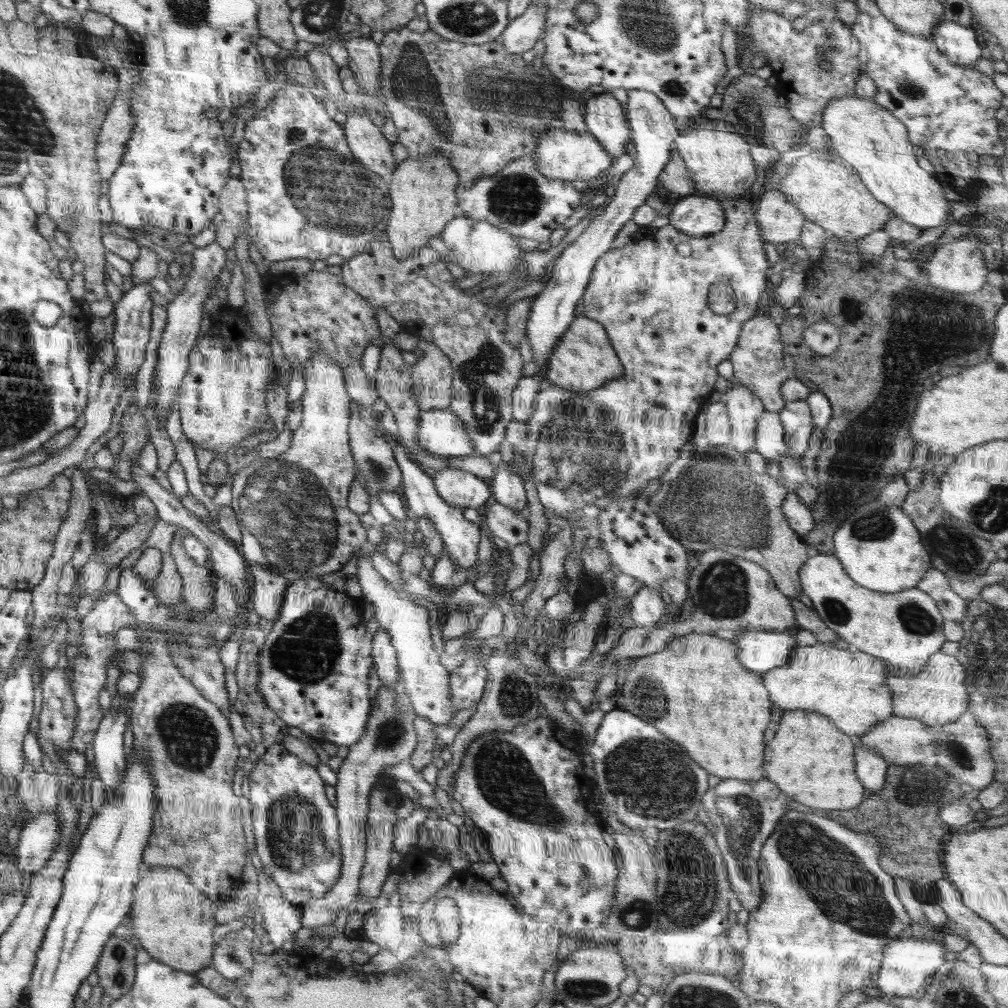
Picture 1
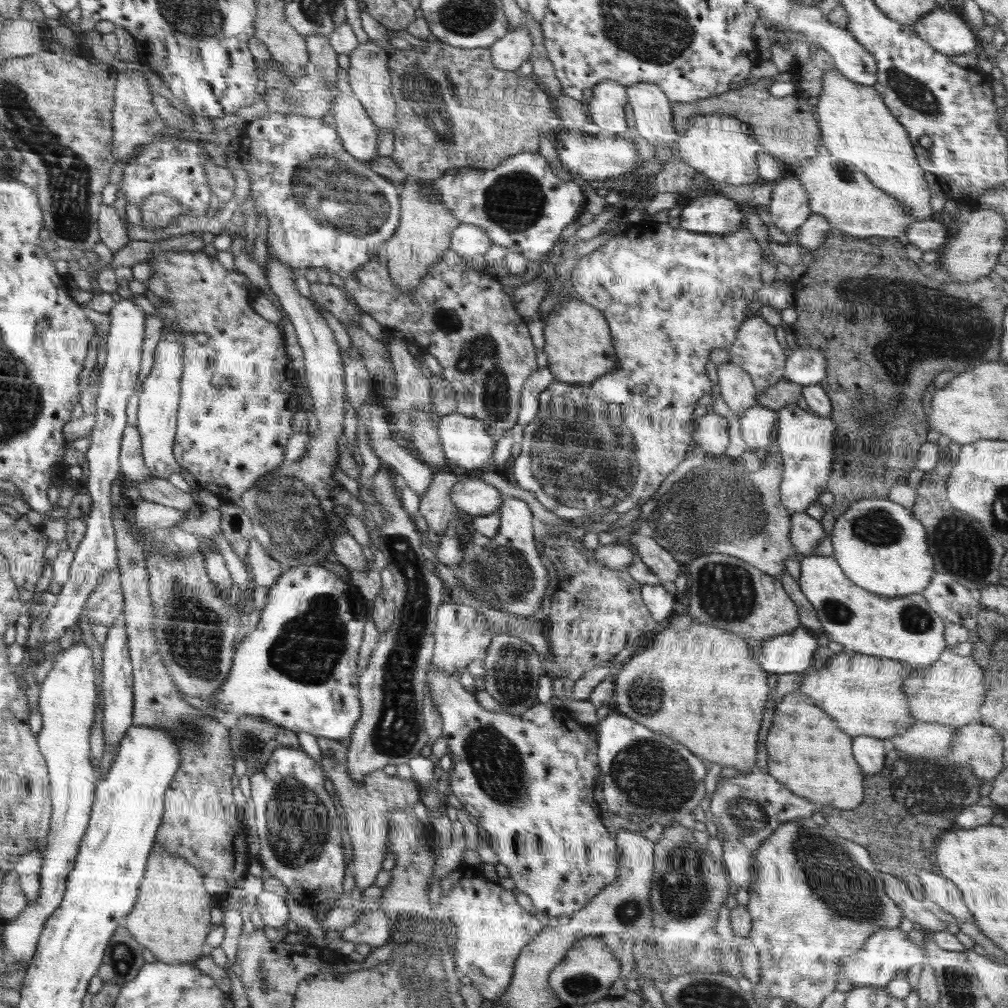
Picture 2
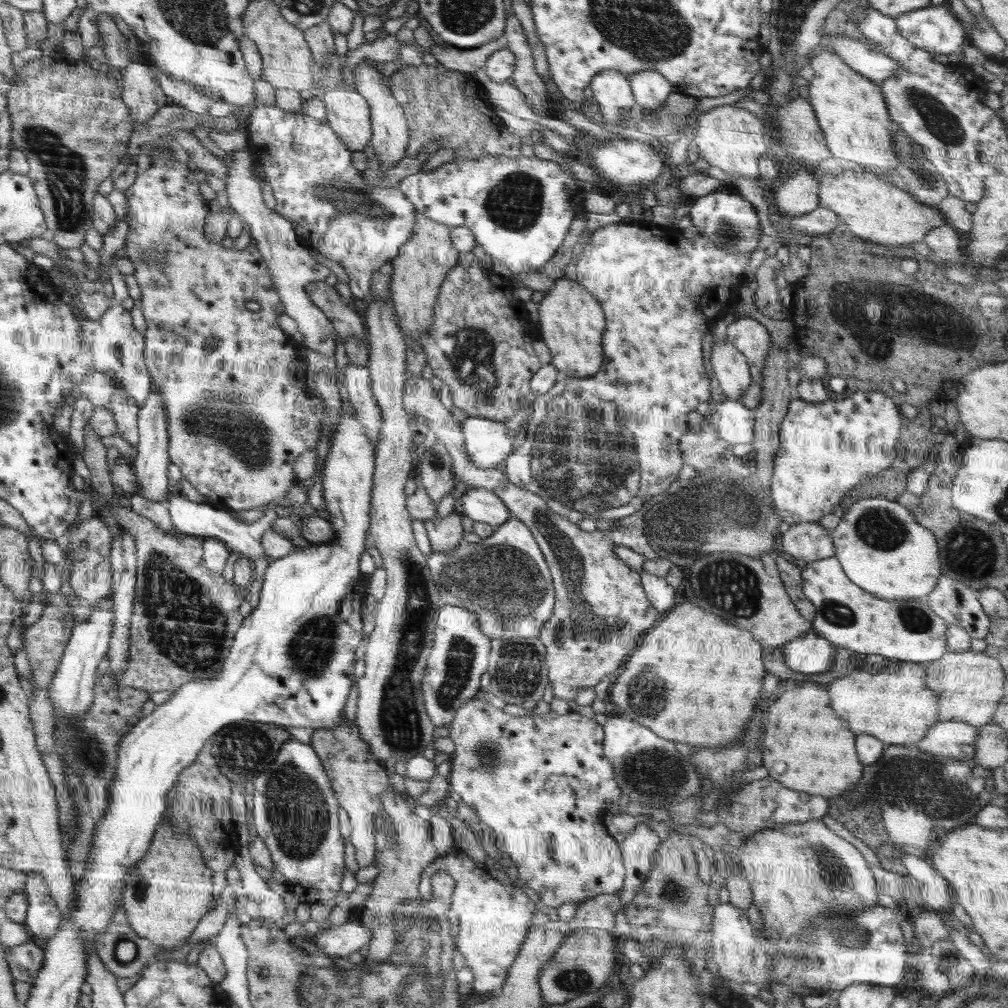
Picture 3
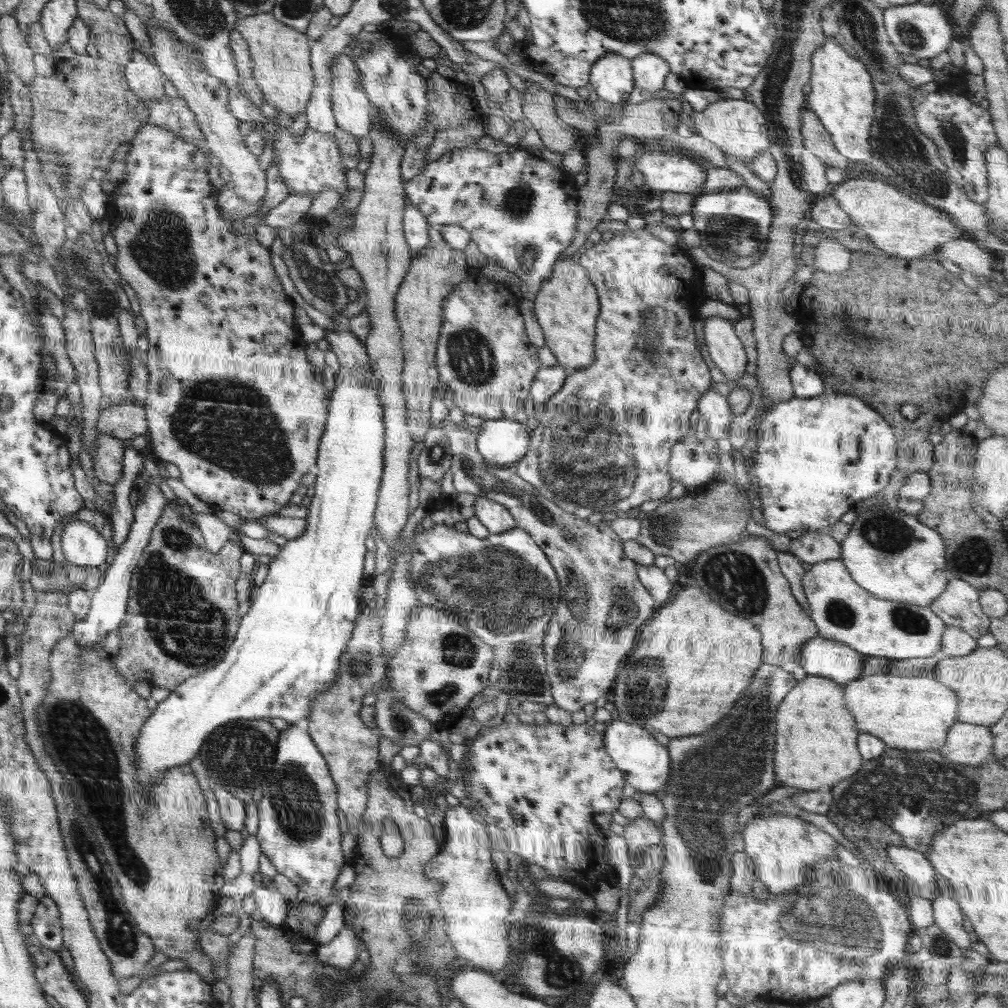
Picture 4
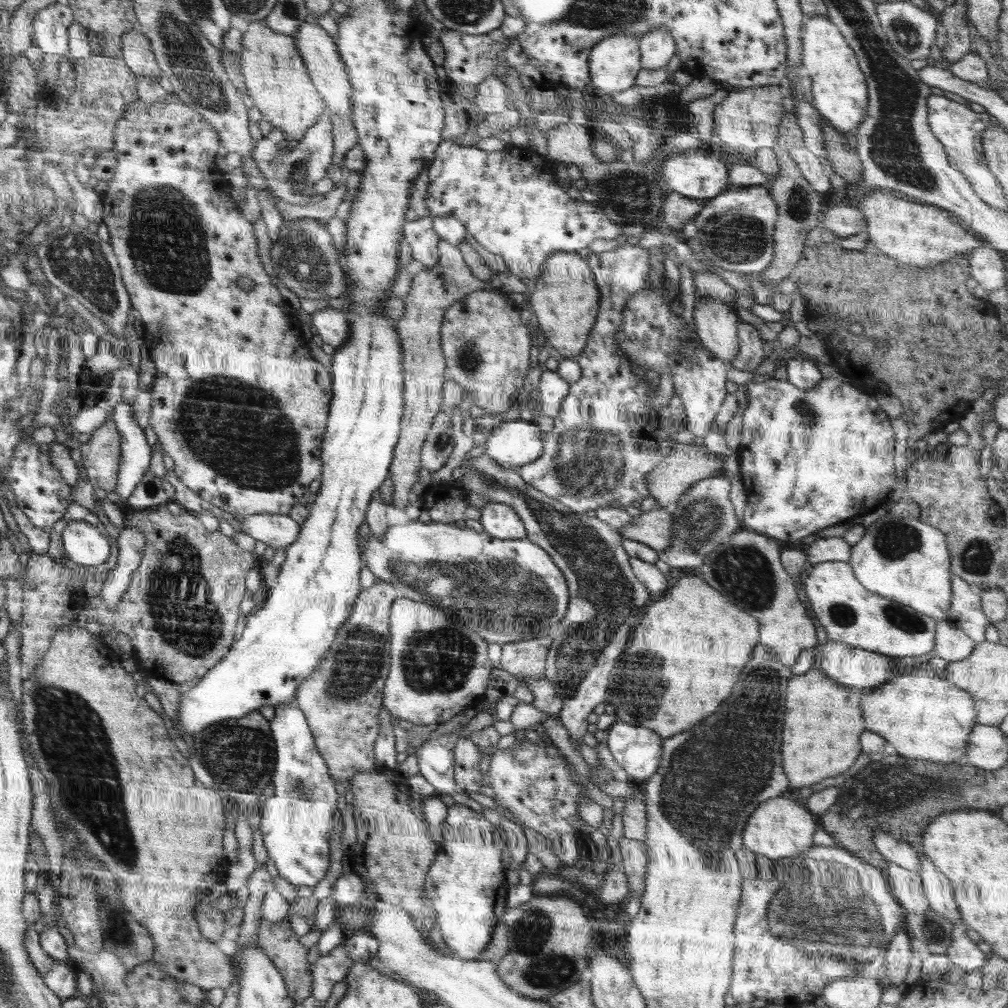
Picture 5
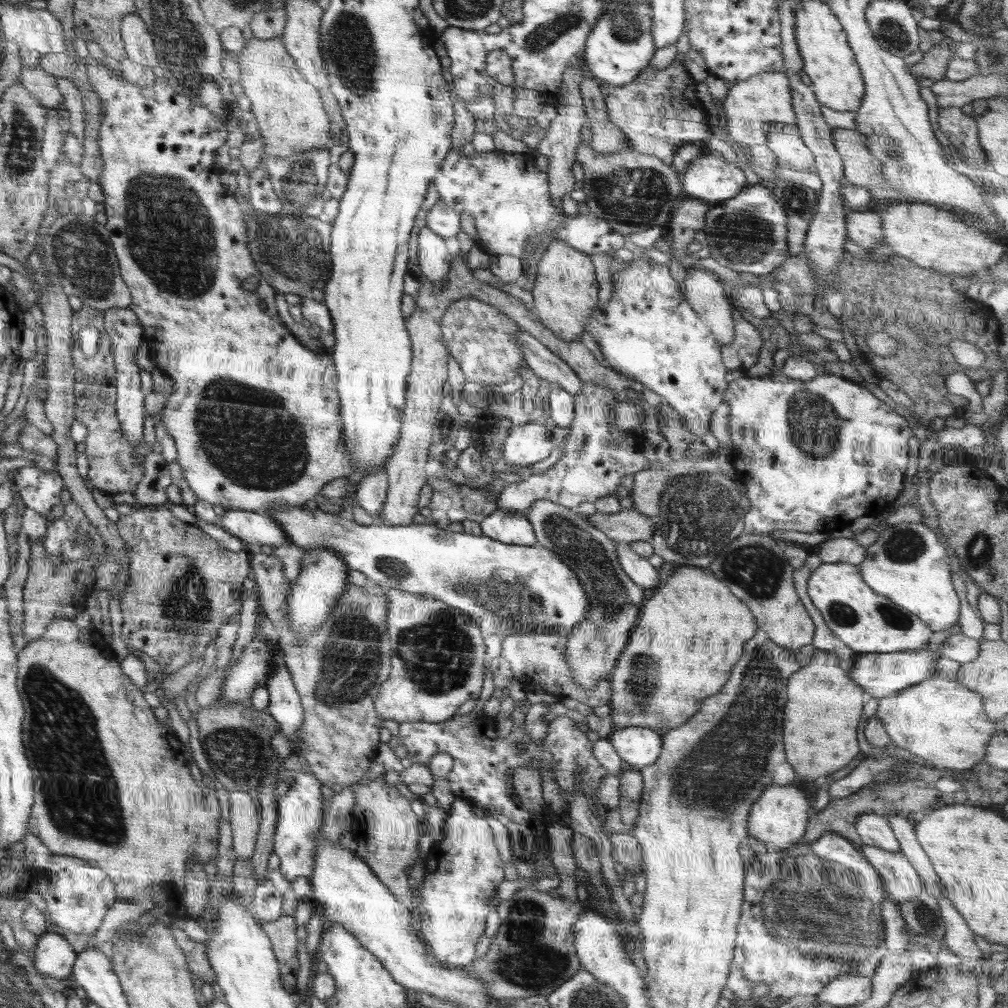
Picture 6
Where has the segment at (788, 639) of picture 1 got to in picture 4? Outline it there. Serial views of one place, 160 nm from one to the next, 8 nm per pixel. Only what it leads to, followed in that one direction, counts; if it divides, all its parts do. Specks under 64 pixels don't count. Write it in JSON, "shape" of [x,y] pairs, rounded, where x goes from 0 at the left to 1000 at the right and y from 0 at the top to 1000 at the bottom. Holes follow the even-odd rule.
{"shape":[[[811,632],[797,640],[791,656],[802,670],[817,672],[837,681],[854,672],[856,652],[854,647],[838,639]]]}

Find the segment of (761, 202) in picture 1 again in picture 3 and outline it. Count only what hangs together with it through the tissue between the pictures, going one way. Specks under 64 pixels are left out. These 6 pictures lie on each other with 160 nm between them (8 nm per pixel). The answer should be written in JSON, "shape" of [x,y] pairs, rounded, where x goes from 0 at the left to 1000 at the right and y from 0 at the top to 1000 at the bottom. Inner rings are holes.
{"shape":[[[793,167],[789,174],[765,189],[768,202],[780,215],[802,212],[813,205],[811,169]]]}

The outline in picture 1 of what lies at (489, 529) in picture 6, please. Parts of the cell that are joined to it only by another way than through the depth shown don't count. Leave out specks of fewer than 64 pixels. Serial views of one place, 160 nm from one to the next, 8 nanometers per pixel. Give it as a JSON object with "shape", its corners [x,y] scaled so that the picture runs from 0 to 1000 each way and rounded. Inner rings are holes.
{"shape":[[[439,464],[427,467],[433,488],[447,502],[480,506],[486,498],[485,478],[460,466]]]}

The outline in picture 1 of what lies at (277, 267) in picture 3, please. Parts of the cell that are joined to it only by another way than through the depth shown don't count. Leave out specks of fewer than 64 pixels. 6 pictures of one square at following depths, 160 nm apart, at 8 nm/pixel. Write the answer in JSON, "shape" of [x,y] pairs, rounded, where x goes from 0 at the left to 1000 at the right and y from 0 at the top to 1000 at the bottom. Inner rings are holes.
{"shape":[[[315,348],[314,352],[312,352],[303,361],[301,369],[304,386],[299,395],[301,401],[300,419],[298,424],[290,430],[288,445],[274,454],[260,454],[258,459],[252,458],[251,462],[245,462],[230,472],[229,504],[232,506],[242,529],[241,543],[239,543],[242,553],[245,555],[246,560],[260,561],[263,564],[266,564],[266,567],[272,567],[272,569],[280,571],[286,578],[302,574],[318,573],[322,569],[337,566],[350,554],[352,548],[357,546],[358,542],[364,538],[364,527],[359,523],[357,512],[345,504],[344,495],[346,494],[348,480],[352,476],[353,469],[345,431],[348,396],[343,387],[340,367],[331,359],[331,356],[323,353],[319,348]]]}

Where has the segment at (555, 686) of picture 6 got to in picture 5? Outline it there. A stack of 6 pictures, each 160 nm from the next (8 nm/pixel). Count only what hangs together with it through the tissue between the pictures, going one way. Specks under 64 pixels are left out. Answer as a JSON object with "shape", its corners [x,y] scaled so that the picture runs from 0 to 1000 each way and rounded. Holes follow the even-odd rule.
{"shape":[[[546,630],[520,635],[504,637],[498,640],[497,658],[495,664],[514,671],[541,672],[543,649],[548,634]]]}

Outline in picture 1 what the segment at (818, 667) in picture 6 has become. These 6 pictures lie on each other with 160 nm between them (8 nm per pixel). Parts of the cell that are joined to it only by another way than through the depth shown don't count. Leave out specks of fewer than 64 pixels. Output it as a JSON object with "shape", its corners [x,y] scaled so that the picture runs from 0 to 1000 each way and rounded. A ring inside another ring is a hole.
{"shape":[[[777,706],[774,722],[758,744],[762,774],[786,794],[815,804],[841,804],[855,796],[856,778],[847,768],[847,738],[827,722],[824,714],[809,706]]]}

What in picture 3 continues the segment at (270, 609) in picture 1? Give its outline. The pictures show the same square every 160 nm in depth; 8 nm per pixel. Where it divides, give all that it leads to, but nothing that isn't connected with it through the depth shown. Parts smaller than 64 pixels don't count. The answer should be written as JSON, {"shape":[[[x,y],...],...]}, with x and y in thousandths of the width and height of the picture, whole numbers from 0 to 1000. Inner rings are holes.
{"shape":[[[176,489],[173,496],[167,498],[167,507],[169,507],[169,514],[171,519],[177,525],[178,530],[195,531],[202,534],[211,534],[222,538],[229,548],[235,548],[240,552],[244,552],[251,557],[255,555],[263,555],[268,560],[270,555],[262,549],[258,536],[260,536],[262,529],[268,526],[270,518],[276,514],[272,501],[266,503],[263,512],[258,516],[250,518],[250,520],[242,520],[232,516],[228,508],[215,506],[208,502],[208,500],[195,500],[188,498],[180,489]]]}

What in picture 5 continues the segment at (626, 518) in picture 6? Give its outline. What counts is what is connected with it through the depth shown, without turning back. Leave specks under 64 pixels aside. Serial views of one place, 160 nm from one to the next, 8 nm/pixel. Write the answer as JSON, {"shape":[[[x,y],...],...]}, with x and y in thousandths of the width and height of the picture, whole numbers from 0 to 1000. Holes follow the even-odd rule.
{"shape":[[[662,504],[639,507],[613,528],[617,535],[632,536],[651,548],[659,548],[669,533],[669,513]]]}

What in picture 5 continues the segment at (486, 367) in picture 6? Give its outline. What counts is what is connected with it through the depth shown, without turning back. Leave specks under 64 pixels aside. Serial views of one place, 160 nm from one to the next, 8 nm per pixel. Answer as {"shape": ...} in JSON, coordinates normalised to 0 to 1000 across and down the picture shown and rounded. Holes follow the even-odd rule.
{"shape":[[[472,289],[447,302],[441,310],[438,321],[438,346],[441,355],[442,367],[448,370],[461,391],[468,391],[469,401],[479,405],[484,412],[499,410],[511,403],[508,390],[519,385],[520,375],[526,363],[528,338],[525,327],[516,316],[517,307],[510,305],[495,290]]]}

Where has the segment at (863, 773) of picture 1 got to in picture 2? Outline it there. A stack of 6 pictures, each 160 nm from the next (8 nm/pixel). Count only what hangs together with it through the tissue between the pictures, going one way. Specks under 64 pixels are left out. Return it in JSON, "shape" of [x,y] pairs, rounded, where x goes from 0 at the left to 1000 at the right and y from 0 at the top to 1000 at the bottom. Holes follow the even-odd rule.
{"shape":[[[851,730],[845,738],[847,752],[857,768],[869,768],[877,760],[879,745],[875,733],[865,730]]]}

